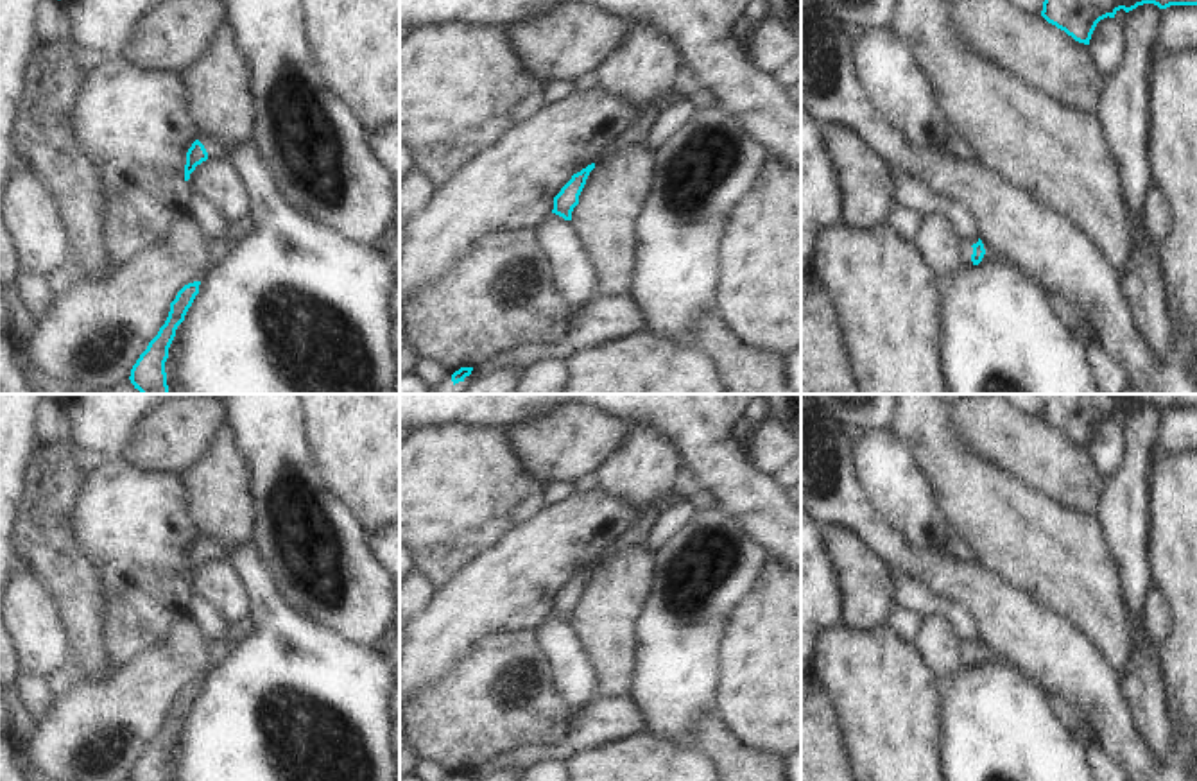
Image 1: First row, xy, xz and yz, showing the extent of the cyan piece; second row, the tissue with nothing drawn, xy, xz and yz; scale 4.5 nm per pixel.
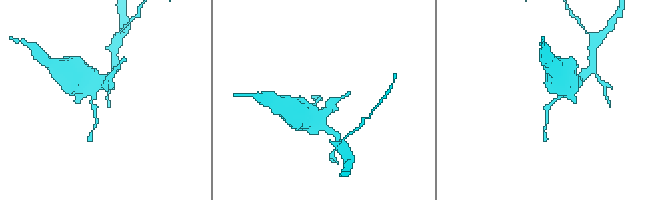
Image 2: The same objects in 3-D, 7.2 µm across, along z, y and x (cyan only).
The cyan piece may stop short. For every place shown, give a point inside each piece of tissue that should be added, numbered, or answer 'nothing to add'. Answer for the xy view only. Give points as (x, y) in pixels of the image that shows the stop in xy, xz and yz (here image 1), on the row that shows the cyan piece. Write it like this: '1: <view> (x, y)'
1: xy (215, 151)

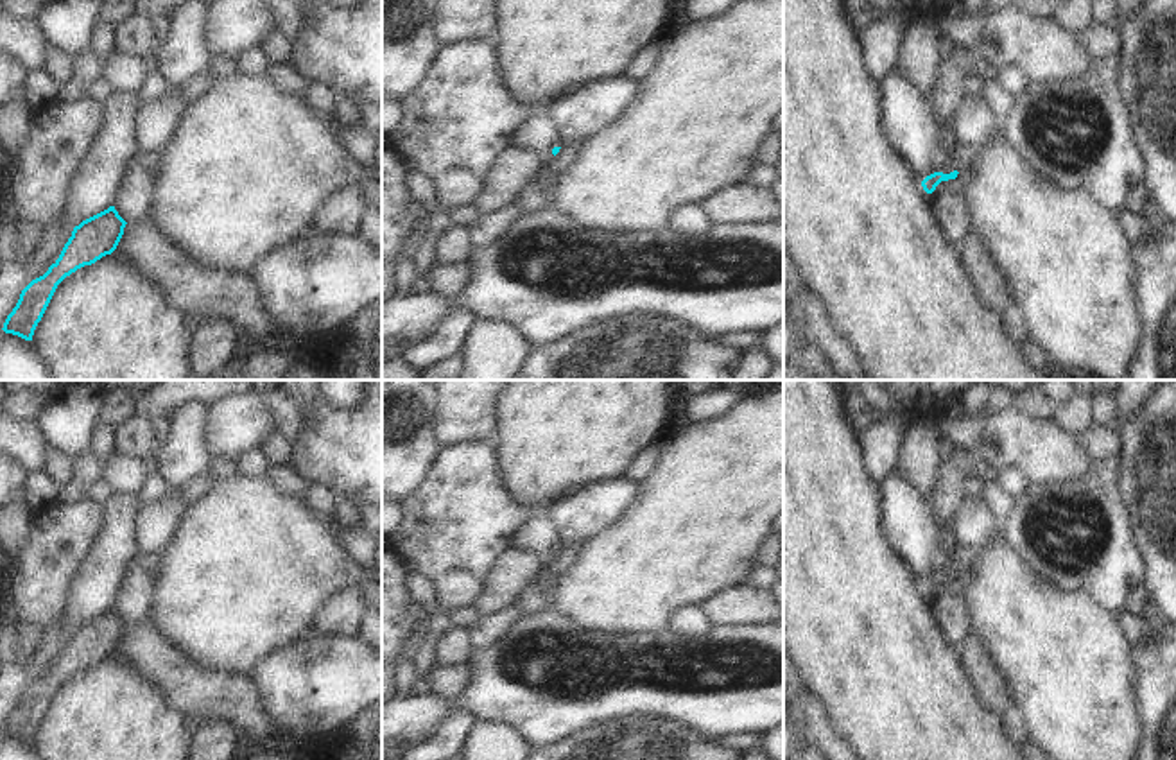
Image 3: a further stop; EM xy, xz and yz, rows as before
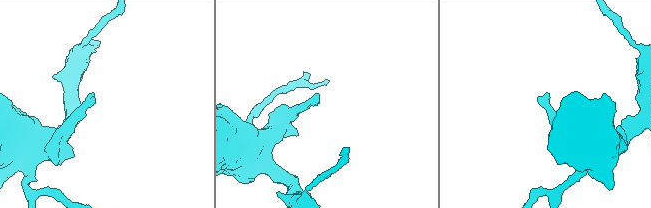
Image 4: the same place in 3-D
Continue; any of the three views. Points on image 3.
nothing to add

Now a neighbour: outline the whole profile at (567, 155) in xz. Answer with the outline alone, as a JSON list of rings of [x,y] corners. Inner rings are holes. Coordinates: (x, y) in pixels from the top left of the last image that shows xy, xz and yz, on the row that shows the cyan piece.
[[[572,142],[570,145],[561,145],[559,152],[549,161],[549,167],[543,167],[536,179],[547,181],[561,172],[565,172],[577,158],[577,151],[583,142]]]

